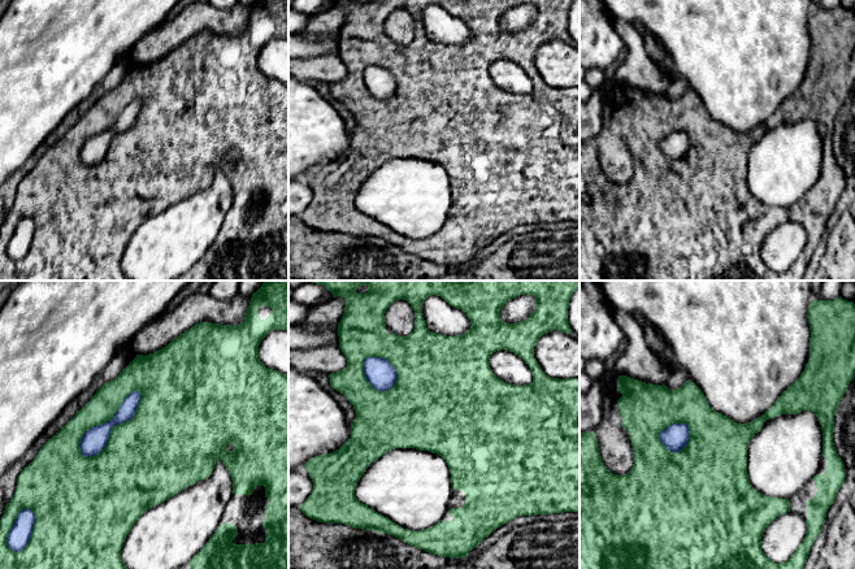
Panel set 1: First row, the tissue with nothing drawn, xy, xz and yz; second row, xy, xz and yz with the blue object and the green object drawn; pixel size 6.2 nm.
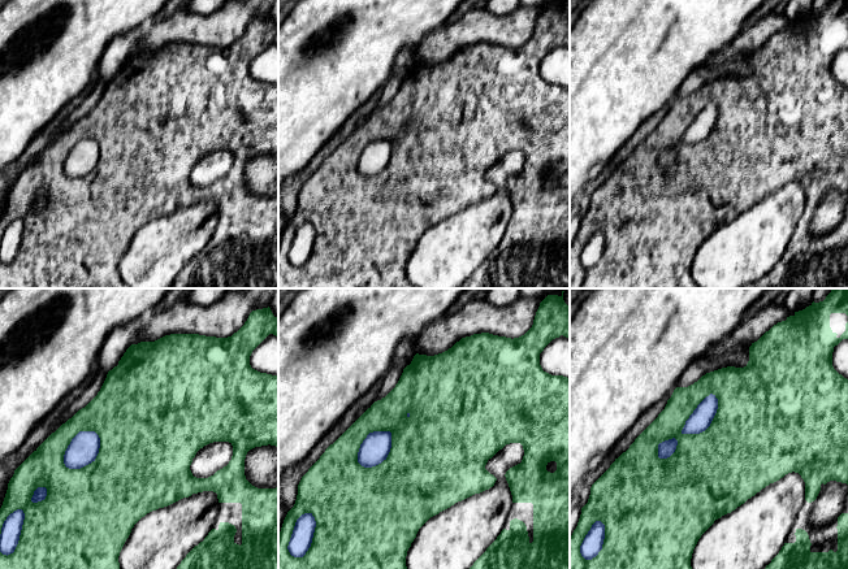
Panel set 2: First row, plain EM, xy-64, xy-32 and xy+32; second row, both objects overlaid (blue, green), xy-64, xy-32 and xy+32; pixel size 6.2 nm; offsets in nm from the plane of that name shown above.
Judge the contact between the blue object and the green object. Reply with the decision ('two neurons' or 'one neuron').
two neurons

